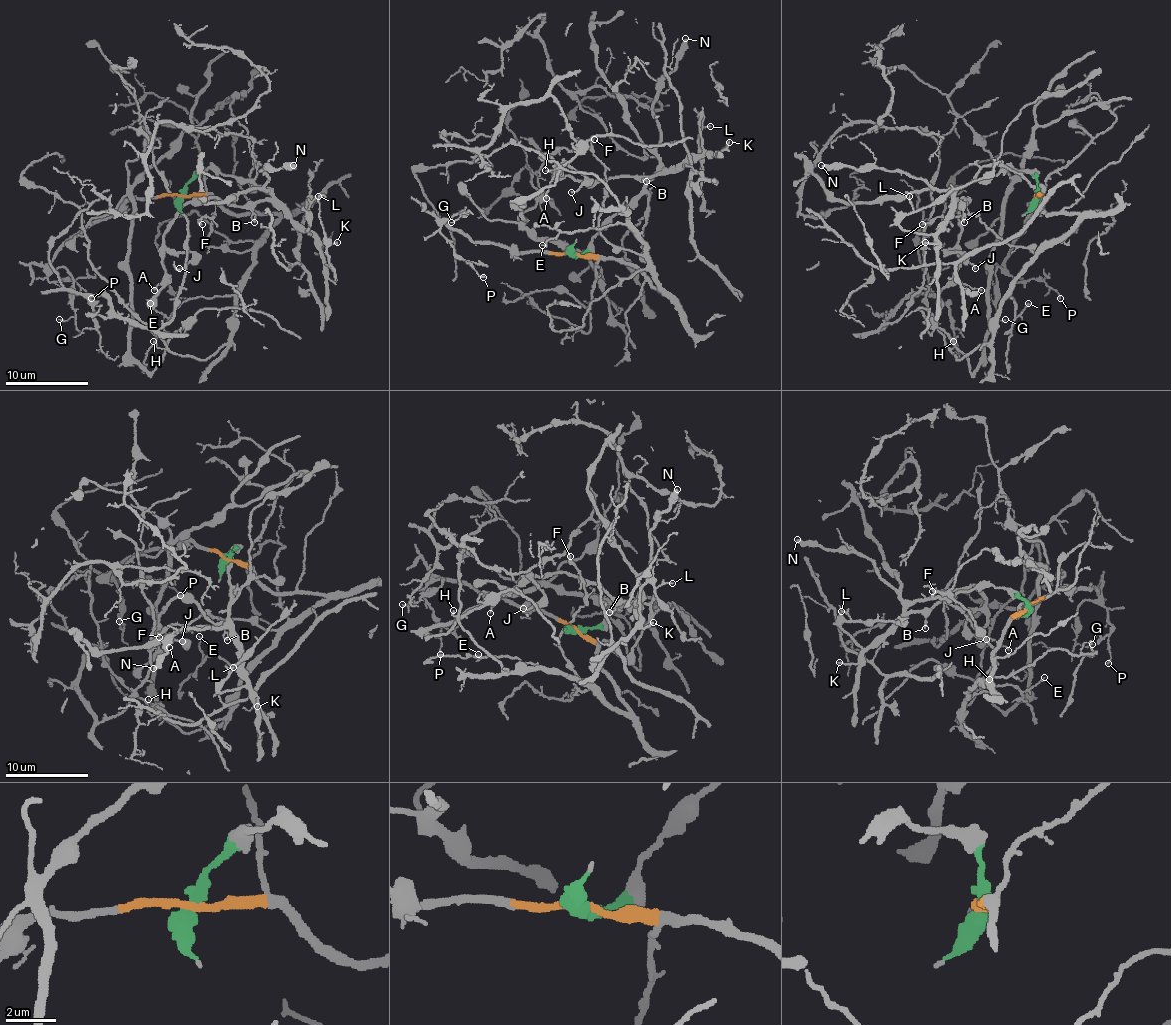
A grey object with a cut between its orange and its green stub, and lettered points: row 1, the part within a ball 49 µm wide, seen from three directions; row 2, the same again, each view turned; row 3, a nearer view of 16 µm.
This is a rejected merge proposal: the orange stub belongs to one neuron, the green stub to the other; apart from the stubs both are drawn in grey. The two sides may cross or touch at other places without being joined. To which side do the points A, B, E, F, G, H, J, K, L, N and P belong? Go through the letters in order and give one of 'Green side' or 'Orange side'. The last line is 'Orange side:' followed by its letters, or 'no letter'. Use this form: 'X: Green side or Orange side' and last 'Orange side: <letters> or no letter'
A: Green side
B: Green side
E: Orange side
F: Orange side
G: Orange side
H: Orange side
J: Green side
K: Green side
L: Green side
N: Green side
P: Orange side
Orange side: E, F, G, H, P

